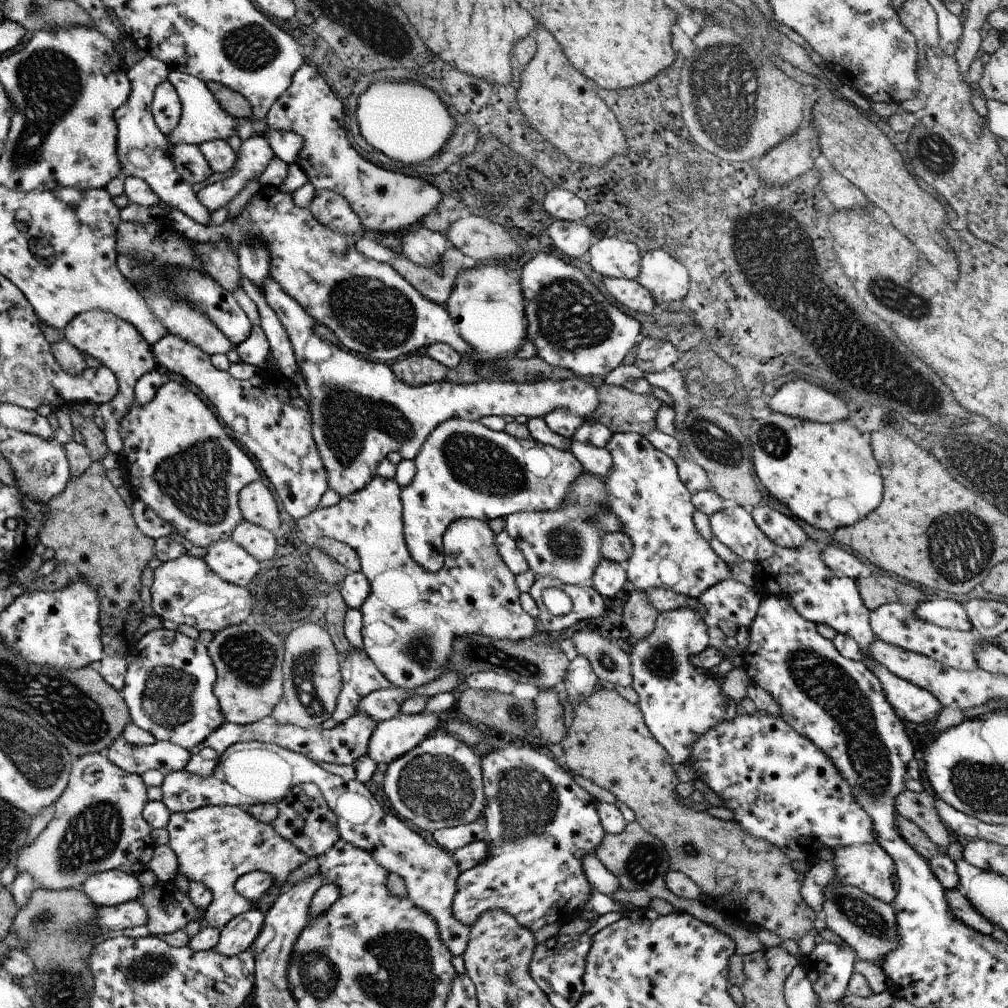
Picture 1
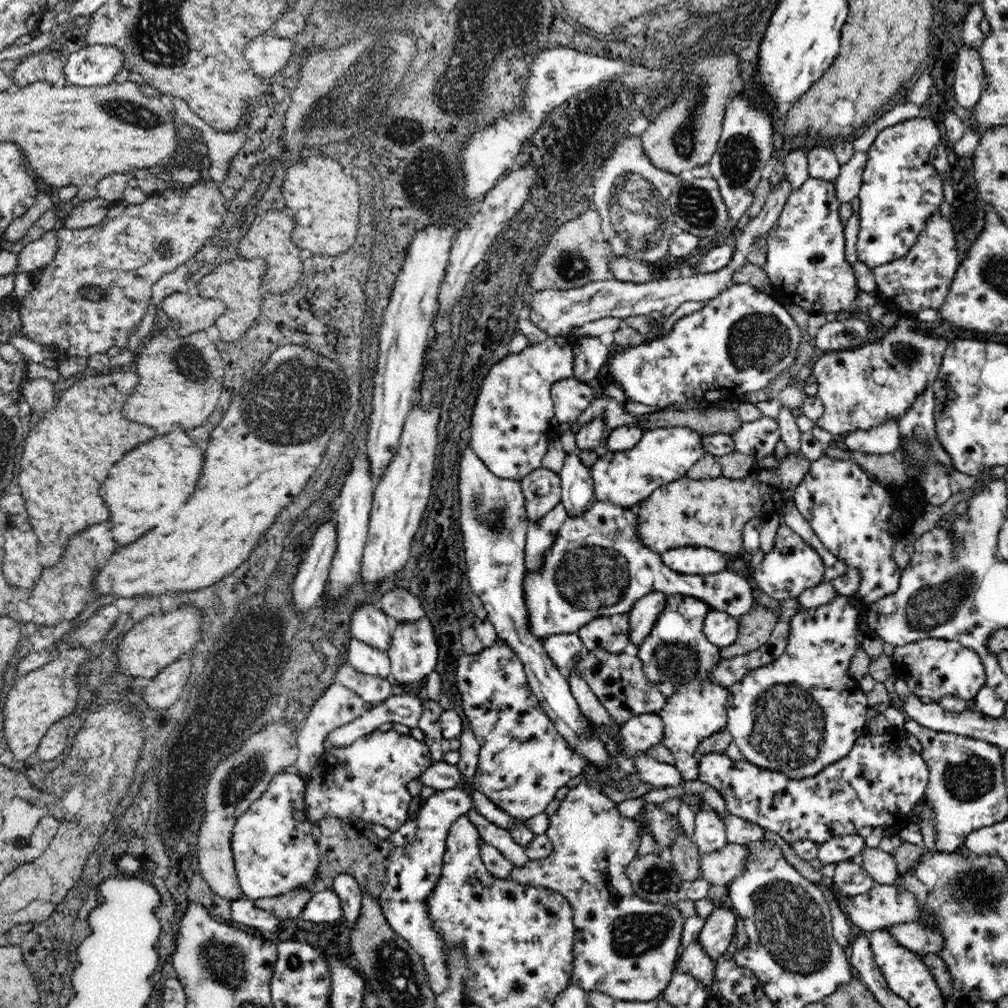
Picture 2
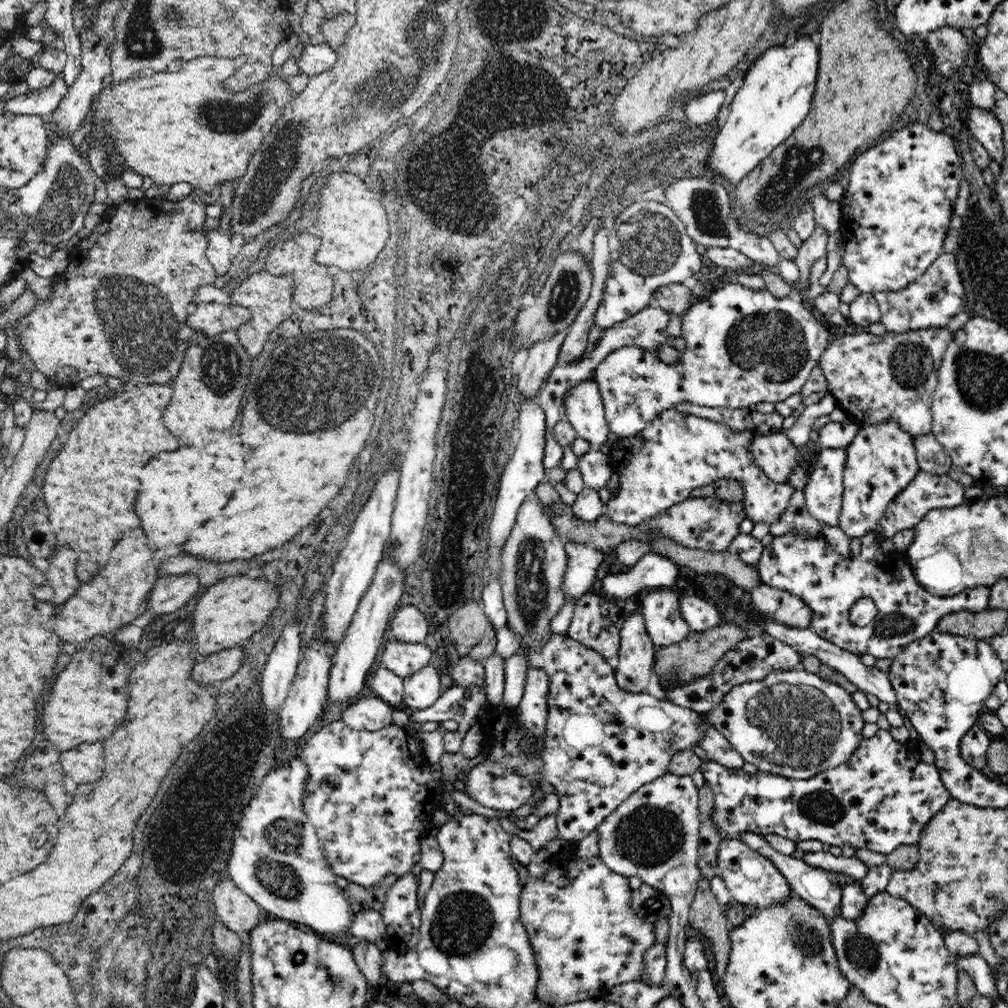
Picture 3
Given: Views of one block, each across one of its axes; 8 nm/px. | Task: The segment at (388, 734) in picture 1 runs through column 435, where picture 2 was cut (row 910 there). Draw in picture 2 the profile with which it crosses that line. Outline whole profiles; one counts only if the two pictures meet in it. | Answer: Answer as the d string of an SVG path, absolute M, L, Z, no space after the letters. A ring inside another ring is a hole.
M716 905L710 916L707 916L705 924L698 936L702 949L710 955L713 961L722 956L732 938L736 934L740 918L732 909L726 909Z

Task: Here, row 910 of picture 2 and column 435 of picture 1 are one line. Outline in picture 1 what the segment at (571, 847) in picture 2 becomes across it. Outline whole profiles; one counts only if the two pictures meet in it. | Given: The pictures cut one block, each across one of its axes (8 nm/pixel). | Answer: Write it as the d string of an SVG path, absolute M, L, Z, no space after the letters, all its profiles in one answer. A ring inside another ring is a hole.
M376 475L365 489L358 491L354 495L347 496L343 499L341 498L340 502L338 502L336 506L314 509L309 515L303 516L301 519L297 520L299 529L308 541L328 537L351 546L358 553L359 559L361 560L361 571L368 579L371 588L368 598L366 598L364 604L362 604L359 608L363 614L363 650L372 659L372 662L374 662L376 668L378 668L378 670L397 687L417 688L422 685L427 685L434 679L441 677L444 672L447 671L449 660L451 659L451 654L453 653L454 639L457 639L458 637L482 635L497 641L510 641L512 643L517 643L518 641L532 639L536 636L538 621L522 608L519 599L521 592L516 584L515 574L502 560L502 557L496 548L496 543L494 542L495 534L490 529L488 523L476 519L458 519L453 523L450 523L450 526L443 534L443 548L445 551L444 566L442 566L438 572L428 572L425 568L420 567L419 564L416 563L410 556L403 533L403 504L400 497L401 487L395 480L388 480L384 477Z

